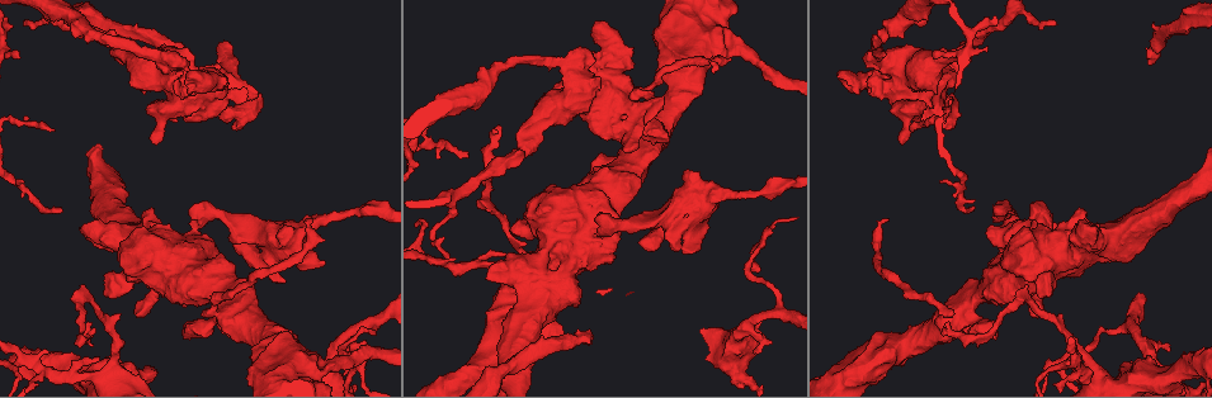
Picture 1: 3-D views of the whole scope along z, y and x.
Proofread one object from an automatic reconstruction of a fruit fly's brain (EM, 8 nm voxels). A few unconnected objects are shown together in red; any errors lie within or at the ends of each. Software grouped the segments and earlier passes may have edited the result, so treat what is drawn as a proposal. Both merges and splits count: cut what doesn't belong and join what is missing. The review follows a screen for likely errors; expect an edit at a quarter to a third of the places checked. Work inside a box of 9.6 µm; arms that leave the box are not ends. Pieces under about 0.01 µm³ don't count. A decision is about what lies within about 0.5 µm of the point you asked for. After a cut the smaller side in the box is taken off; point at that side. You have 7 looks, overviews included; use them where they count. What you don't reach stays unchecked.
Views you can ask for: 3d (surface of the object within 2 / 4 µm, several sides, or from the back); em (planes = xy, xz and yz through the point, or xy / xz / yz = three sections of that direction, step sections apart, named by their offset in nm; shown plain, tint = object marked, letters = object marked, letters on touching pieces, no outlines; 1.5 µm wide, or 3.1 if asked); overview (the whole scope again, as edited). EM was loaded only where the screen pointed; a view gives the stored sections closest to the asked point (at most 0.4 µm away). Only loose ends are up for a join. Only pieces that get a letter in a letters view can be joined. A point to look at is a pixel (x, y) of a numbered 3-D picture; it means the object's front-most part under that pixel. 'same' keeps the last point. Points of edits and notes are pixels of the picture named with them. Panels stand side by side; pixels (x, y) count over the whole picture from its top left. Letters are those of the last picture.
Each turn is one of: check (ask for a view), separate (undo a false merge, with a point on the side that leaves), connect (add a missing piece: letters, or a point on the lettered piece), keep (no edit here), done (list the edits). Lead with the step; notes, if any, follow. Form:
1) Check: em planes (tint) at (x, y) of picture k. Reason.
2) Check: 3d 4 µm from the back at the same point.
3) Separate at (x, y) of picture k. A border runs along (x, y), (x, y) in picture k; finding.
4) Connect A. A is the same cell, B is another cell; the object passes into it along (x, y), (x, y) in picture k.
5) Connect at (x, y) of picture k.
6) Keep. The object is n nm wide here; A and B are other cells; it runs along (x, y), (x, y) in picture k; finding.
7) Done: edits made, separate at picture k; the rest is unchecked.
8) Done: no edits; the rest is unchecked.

Check: 3d 2 µm at (62, 212) of picture 1. Branch stops here.

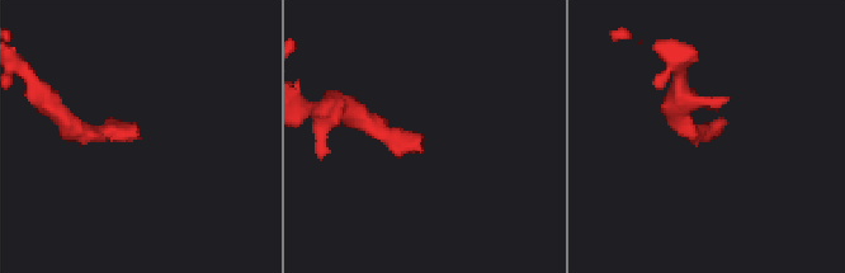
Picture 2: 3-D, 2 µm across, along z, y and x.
Check: em planes (tint) at (139, 130) of picture 2. Need the tissue.

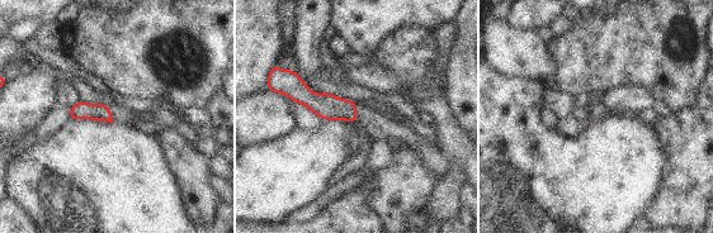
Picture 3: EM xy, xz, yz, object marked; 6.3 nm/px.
Check: em planes (letters) at the same point. What lies round it.

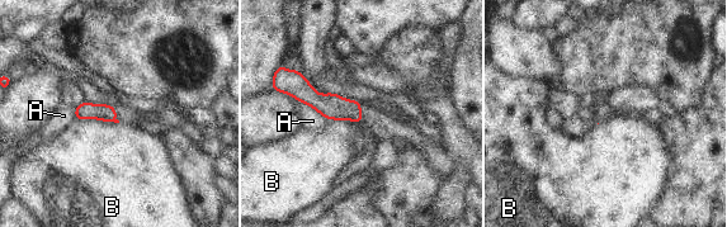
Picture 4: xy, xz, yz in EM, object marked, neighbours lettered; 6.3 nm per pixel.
Keep. A and B are other cells; it runs along (291, 86), (358, 119) in picture 4; none of them fits.

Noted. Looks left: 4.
Check: em planes (plain) at (1151, 65) of picture 1.

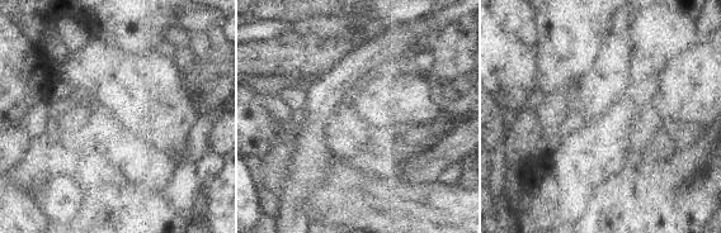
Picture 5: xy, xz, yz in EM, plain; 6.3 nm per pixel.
Check: em planes (tint) at the same point. Where the object lies.

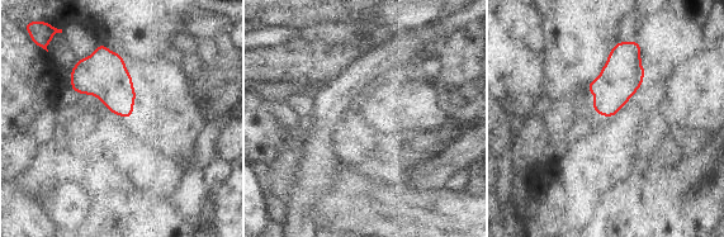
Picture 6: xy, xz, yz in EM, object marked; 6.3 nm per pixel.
Check: em planes (letters) at the same point.

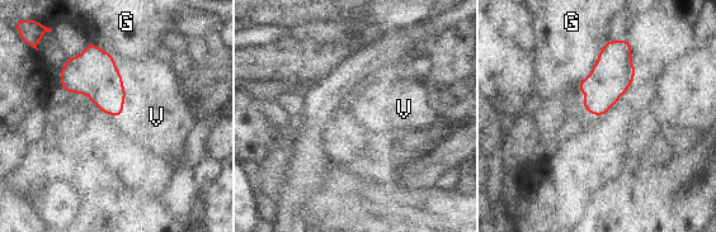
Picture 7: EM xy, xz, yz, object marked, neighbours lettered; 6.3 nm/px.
Connect V. V is the same cell, G is another cell; the object passes into it along (95, 75), (123, 103), (156, 117) in picture 7; the neuron continues.

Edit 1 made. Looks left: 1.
Done: edits made, connect at picture 7; the rest is unchecked.

